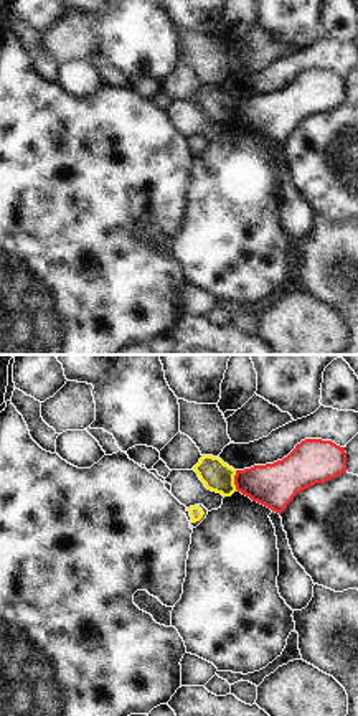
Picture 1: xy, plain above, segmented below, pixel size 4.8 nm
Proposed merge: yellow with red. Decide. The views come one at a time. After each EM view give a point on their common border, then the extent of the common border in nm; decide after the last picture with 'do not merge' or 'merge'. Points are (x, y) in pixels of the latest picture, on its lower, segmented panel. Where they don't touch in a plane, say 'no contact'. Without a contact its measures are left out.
meets yellow at (233, 480); contact 100 nm long

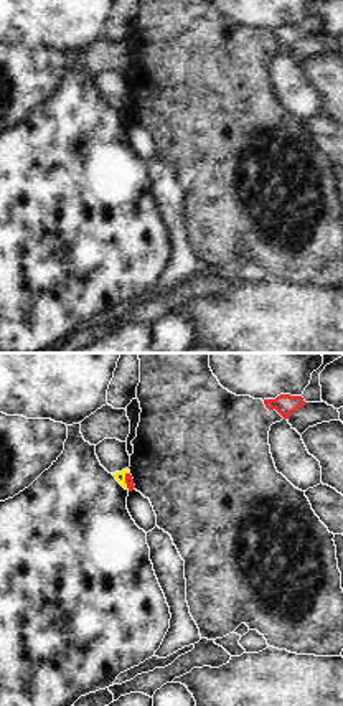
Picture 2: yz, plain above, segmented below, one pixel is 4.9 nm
meets yellow at (124, 480); contact 90 nm long

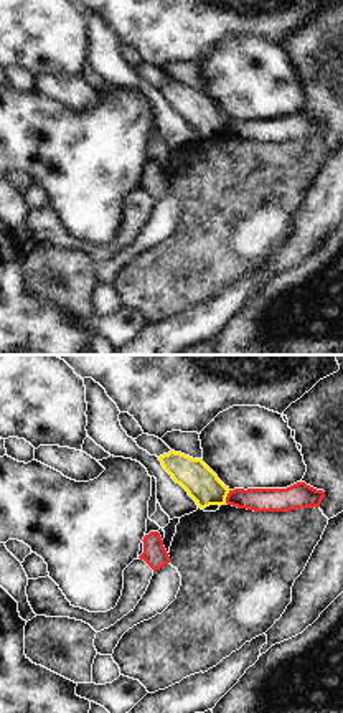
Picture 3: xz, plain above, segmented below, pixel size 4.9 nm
meets yellow at (226, 495); contact 70 nm long

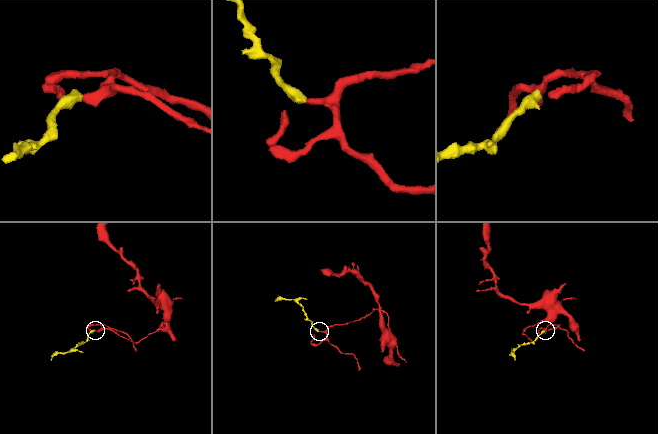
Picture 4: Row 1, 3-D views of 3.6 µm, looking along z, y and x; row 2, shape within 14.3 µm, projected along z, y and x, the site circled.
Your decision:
do not merge

